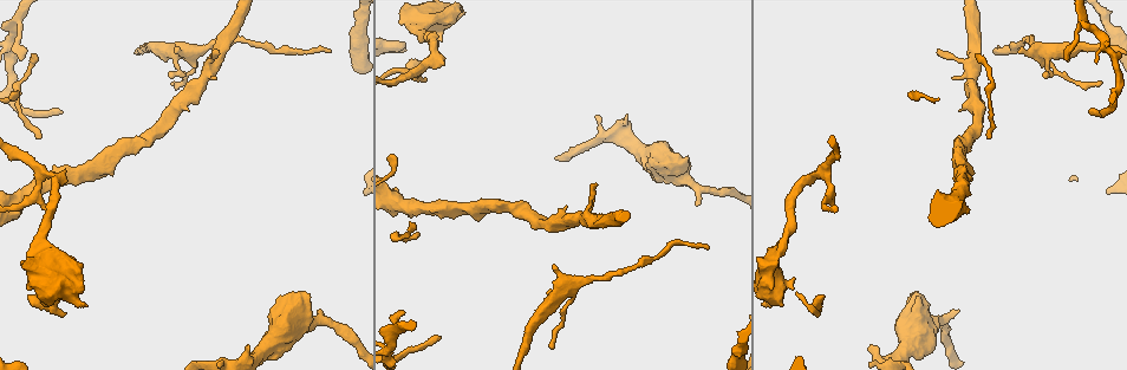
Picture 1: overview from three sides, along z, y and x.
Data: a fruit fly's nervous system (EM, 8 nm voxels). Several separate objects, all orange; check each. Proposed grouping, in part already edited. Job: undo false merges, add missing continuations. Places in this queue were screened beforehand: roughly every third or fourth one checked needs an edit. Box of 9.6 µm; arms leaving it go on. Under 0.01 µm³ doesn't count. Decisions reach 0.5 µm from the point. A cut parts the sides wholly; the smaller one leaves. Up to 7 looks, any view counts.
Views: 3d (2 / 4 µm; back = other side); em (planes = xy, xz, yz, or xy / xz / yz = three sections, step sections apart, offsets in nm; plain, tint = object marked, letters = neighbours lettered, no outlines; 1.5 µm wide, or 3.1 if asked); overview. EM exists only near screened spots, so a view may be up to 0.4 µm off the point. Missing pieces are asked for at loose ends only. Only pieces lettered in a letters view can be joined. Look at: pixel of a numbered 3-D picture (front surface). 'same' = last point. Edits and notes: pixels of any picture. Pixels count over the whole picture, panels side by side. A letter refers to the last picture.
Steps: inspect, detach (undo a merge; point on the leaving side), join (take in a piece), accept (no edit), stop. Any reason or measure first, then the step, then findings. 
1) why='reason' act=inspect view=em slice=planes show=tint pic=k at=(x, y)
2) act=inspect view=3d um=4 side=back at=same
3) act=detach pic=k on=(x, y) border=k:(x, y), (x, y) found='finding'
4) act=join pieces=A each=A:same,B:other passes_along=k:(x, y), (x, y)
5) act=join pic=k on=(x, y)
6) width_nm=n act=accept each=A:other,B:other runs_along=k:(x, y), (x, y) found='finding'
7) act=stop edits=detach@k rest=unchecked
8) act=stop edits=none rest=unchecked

why='tapers out' act=inspect view=em slice=planes show=letters pic=1 at=(441, 336)

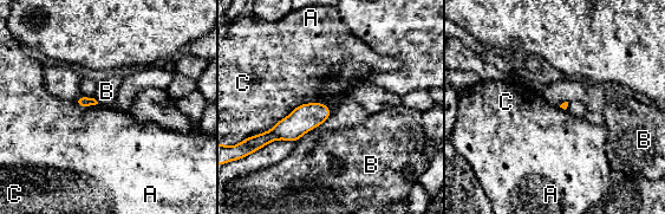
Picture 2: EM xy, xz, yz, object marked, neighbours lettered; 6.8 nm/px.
act=accept each=A:other,B:other,C:other border=2:(320, 123), (295, 141) found='none of them fits'

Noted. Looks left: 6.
why='thin end' act=inspect view=em slice=yz step=4 show=letters pic=1 at=(400, 311)

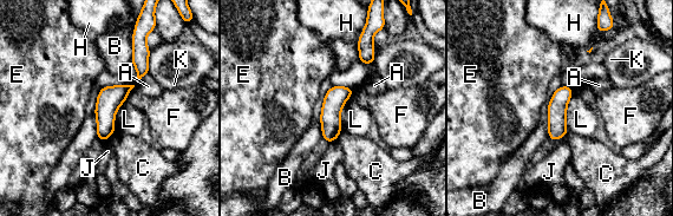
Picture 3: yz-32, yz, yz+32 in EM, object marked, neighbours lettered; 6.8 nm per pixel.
why='cut it another way' act=inspect view=em slice=planes show=letters at=same

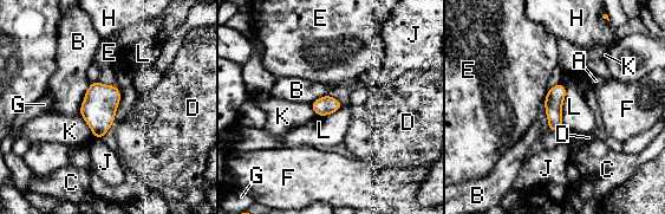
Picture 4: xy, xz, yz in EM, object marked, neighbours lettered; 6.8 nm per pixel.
act=accept each=A:other,B:other,C:other,D:other,E:other,F:other,G:other,H:other,J:other,K:other,L:other border=4:(547, 92), (543, 101) found='no lettered piece goes on from it'

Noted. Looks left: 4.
why='free end' act=inspect view=em slice=planes show=tint pic=1 at=(684, 160)

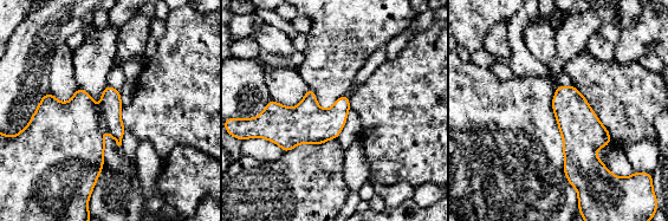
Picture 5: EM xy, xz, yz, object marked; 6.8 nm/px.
act=inspect view=em slice=planes show=letters at=same

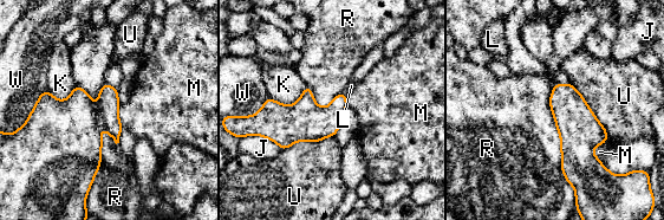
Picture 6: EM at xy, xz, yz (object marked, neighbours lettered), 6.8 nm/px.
act=accept each=J:other,K:other,L:other,M:other,R:other,U:other,W:other border=6:(555, 83), (549, 109), (574, 188) found='no lettered piece goes on from it'

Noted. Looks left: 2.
act=stop edits=none rest=unchecked

